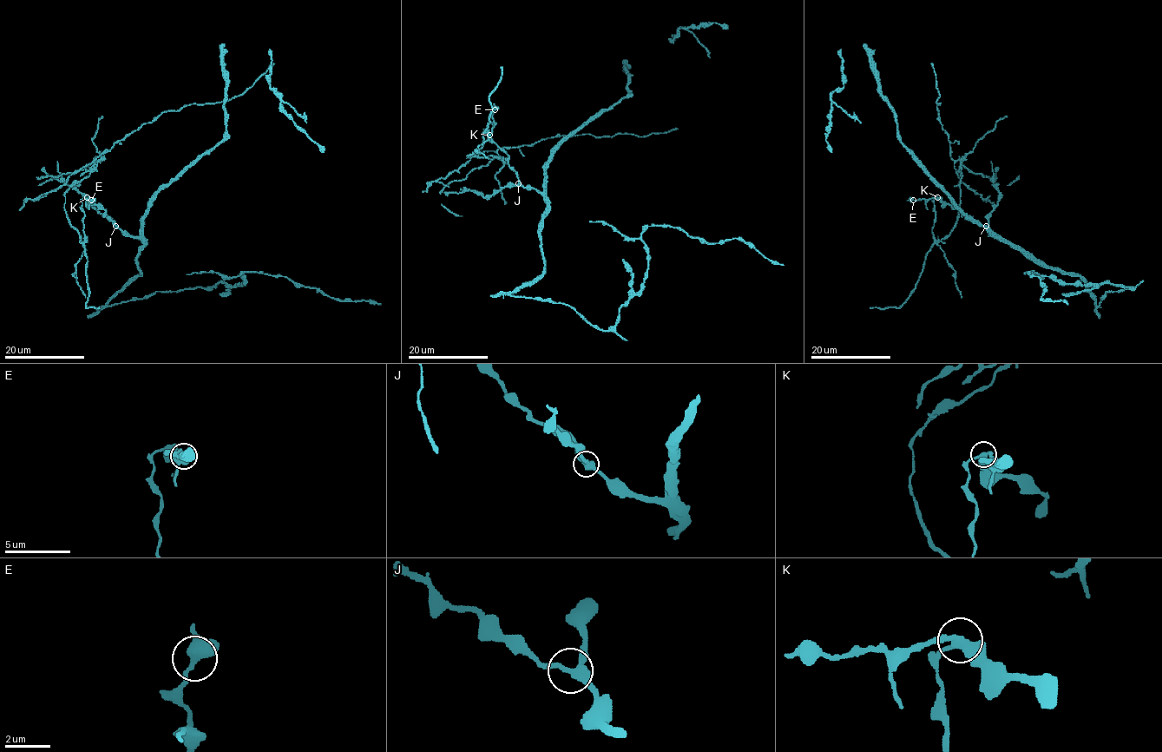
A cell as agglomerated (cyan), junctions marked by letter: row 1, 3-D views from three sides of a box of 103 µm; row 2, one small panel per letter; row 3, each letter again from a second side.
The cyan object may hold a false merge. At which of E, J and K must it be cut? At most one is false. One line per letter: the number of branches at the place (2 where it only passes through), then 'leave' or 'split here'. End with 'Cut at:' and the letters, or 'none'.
E: branches 3; leave
J: branches 3; leave
K: branches 3; split here
Cut at: K

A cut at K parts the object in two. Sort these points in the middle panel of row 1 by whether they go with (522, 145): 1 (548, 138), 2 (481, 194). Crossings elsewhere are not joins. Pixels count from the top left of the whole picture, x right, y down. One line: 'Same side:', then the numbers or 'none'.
Same side: 1

